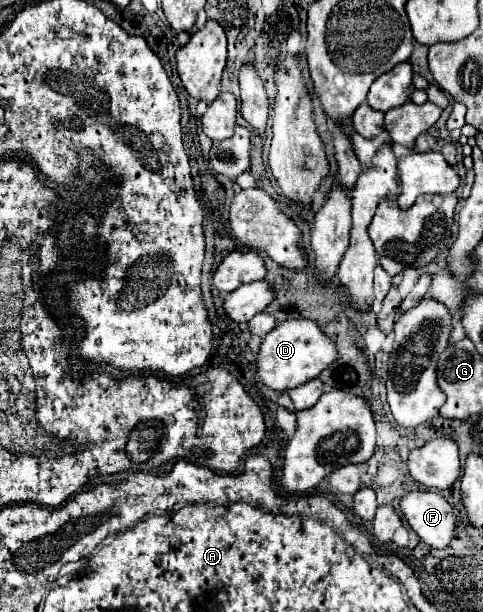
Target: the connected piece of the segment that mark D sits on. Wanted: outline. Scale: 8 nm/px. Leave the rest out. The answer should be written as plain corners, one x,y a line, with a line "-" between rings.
287,320
275,326
263,338
257,354
257,376
267,388
285,392
317,378
319,372
325,370
335,358
337,350
333,342
319,330
313,320

